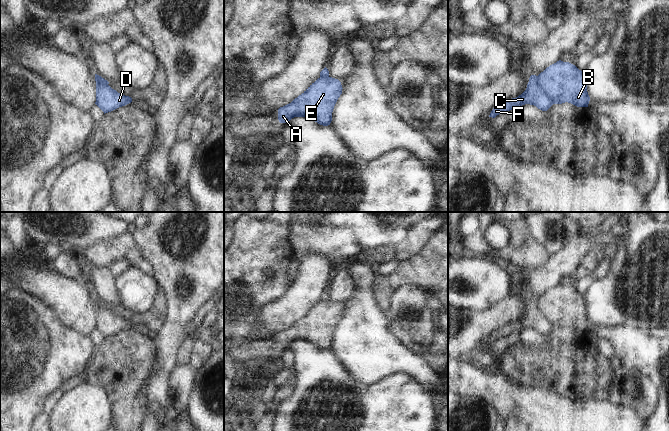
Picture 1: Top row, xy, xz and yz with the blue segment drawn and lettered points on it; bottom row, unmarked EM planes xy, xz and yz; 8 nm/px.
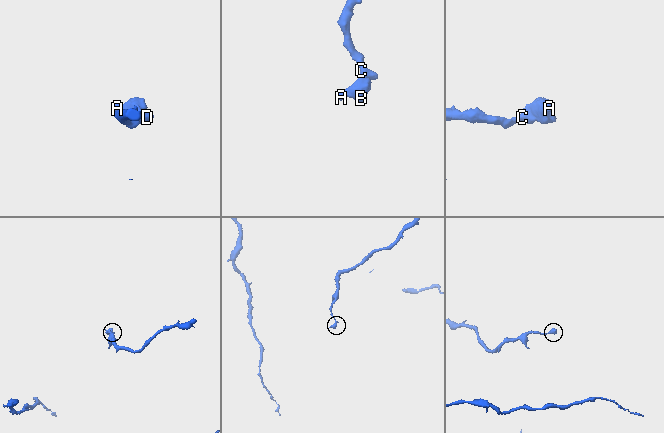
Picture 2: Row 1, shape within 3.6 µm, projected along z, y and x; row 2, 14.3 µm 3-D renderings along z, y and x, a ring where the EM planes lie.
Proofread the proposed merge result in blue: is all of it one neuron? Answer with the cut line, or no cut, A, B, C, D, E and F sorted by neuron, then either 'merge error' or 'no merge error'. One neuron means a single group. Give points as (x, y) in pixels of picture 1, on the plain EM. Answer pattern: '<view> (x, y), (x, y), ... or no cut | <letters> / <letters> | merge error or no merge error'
yz (537, 300), (539, 311), (553, 327) | A B E / C D F | merge error

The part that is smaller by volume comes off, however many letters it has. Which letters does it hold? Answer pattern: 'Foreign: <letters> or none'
Foreign: A, B, E.

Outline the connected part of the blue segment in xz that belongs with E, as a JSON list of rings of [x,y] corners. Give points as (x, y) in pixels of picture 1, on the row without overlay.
[[[329,300],[318,302],[291,327],[278,333],[279,346],[288,347],[294,341],[307,341],[320,349],[330,349],[342,313],[338,303]]]

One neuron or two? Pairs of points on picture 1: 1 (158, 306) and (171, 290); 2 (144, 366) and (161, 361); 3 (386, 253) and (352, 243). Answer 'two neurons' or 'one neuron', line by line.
1: two neurons
2: two neurons
3: two neurons

